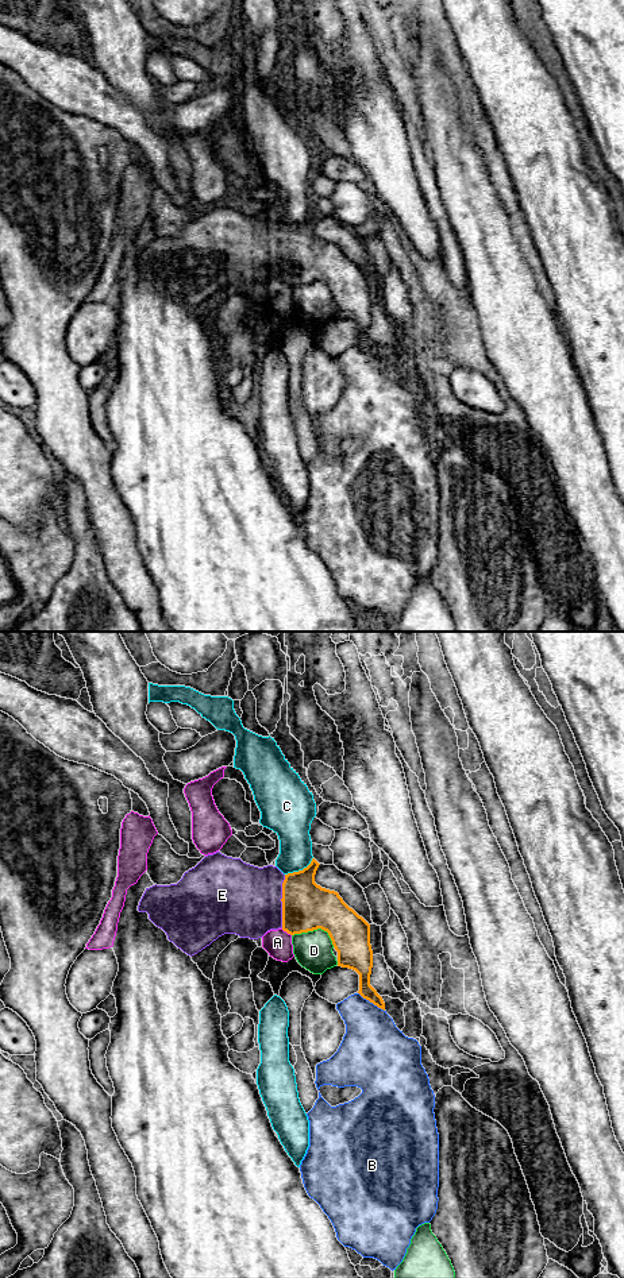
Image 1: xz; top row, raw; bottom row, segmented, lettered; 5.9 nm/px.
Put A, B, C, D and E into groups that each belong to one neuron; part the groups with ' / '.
A / B / C / D / E

